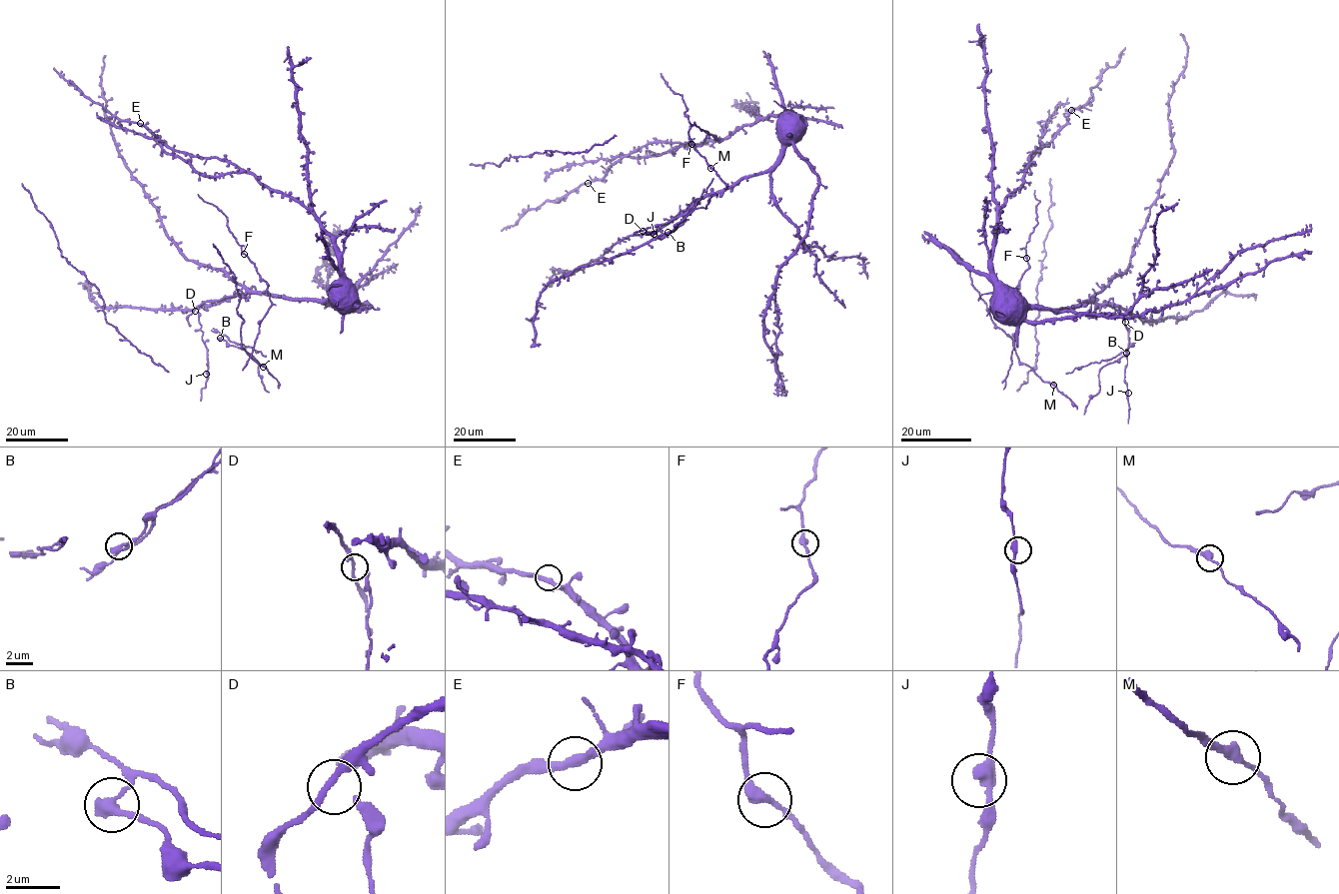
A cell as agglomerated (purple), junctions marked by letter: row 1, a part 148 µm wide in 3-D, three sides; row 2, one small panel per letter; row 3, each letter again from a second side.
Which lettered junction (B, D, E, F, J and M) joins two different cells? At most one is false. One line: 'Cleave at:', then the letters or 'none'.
Cleave at: B

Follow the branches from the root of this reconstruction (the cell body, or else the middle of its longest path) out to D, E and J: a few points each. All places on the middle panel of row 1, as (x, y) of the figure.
D: (786, 120), (781, 124), (781, 153), (771, 167), (705, 194), (682, 214), (643, 231)
E: (786, 120), (786, 113), (761, 116), (723, 138), (698, 144), (649, 142), (619, 159), (601, 179), (588, 183)
J: (786, 120), (781, 124), (781, 153), (771, 167), (705, 194), (682, 214), (643, 231), (654, 234)

